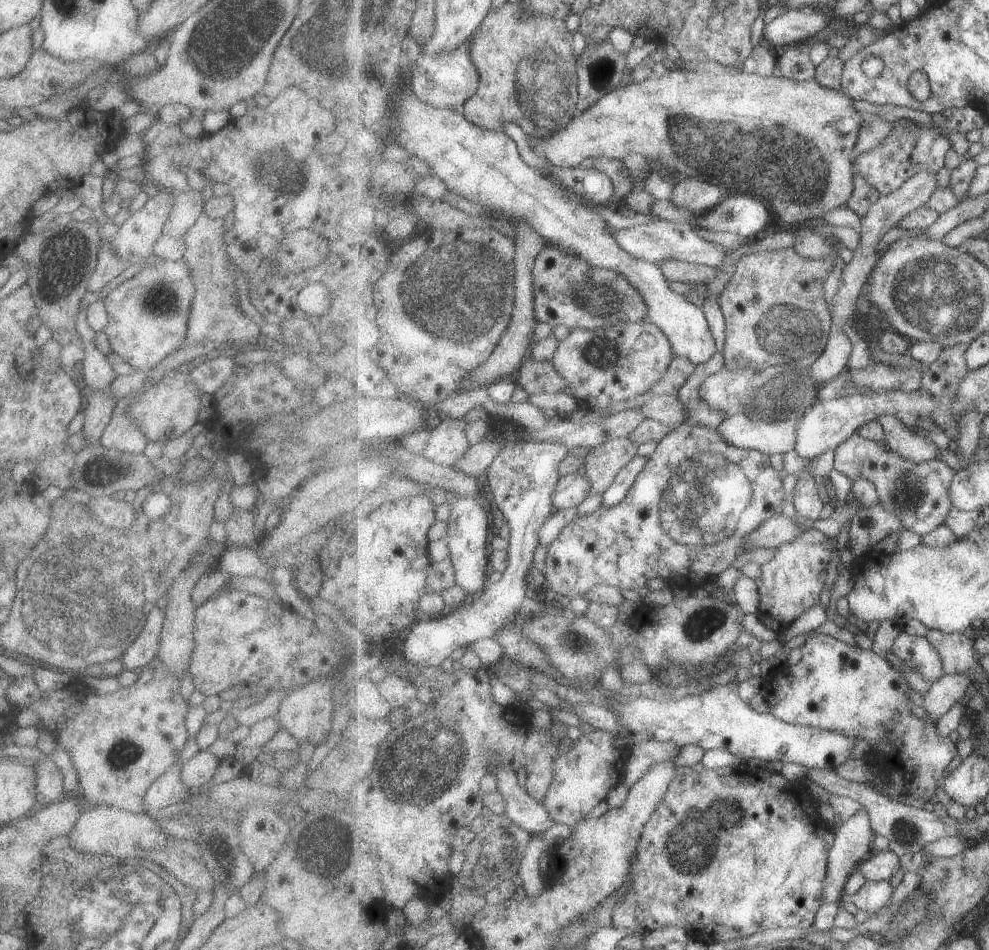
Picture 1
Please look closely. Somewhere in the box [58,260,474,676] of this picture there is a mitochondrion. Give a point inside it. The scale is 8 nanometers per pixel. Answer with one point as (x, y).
(149, 300)

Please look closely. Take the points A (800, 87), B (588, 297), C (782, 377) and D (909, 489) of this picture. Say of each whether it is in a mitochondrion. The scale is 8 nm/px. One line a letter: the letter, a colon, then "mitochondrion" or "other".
A: other
B: mitochondrion
C: mitochondrion
D: mitochondrion

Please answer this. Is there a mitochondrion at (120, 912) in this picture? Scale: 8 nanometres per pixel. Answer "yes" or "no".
yes

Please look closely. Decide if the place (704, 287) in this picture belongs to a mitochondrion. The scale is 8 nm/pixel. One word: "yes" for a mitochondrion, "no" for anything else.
no

